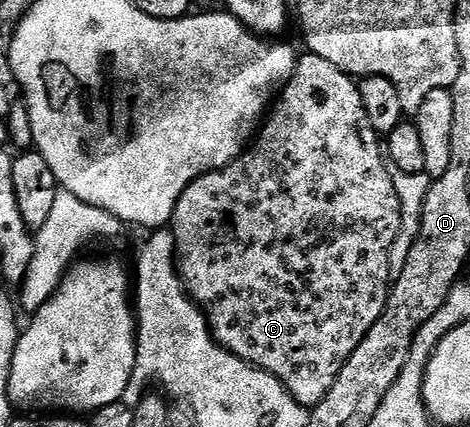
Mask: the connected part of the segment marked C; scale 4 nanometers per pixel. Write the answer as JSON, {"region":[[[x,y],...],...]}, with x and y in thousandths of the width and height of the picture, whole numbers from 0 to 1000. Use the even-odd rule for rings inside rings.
{"region":[[[643,126],[632,169],[579,244],[543,333],[491,386],[483,386],[472,400],[447,400],[443,410],[426,410],[385,454],[368,492],[364,539],[377,576],[377,639],[394,665],[402,698],[436,731],[453,792],[500,836],[526,845],[536,859],[549,859],[553,869],[577,874],[647,953],[672,953],[679,939],[687,939],[687,930],[696,930],[704,902],[713,902],[747,827],[755,827],[772,789],[781,789],[798,752],[806,752],[819,728],[832,679],[828,590],[857,541],[853,473],[832,424],[823,372],[815,361],[815,335],[789,283],[781,283],[781,255],[772,255],[768,208],[753,178],[730,171],[713,152],[704,152],[704,143],[687,143],[687,133]]]}

